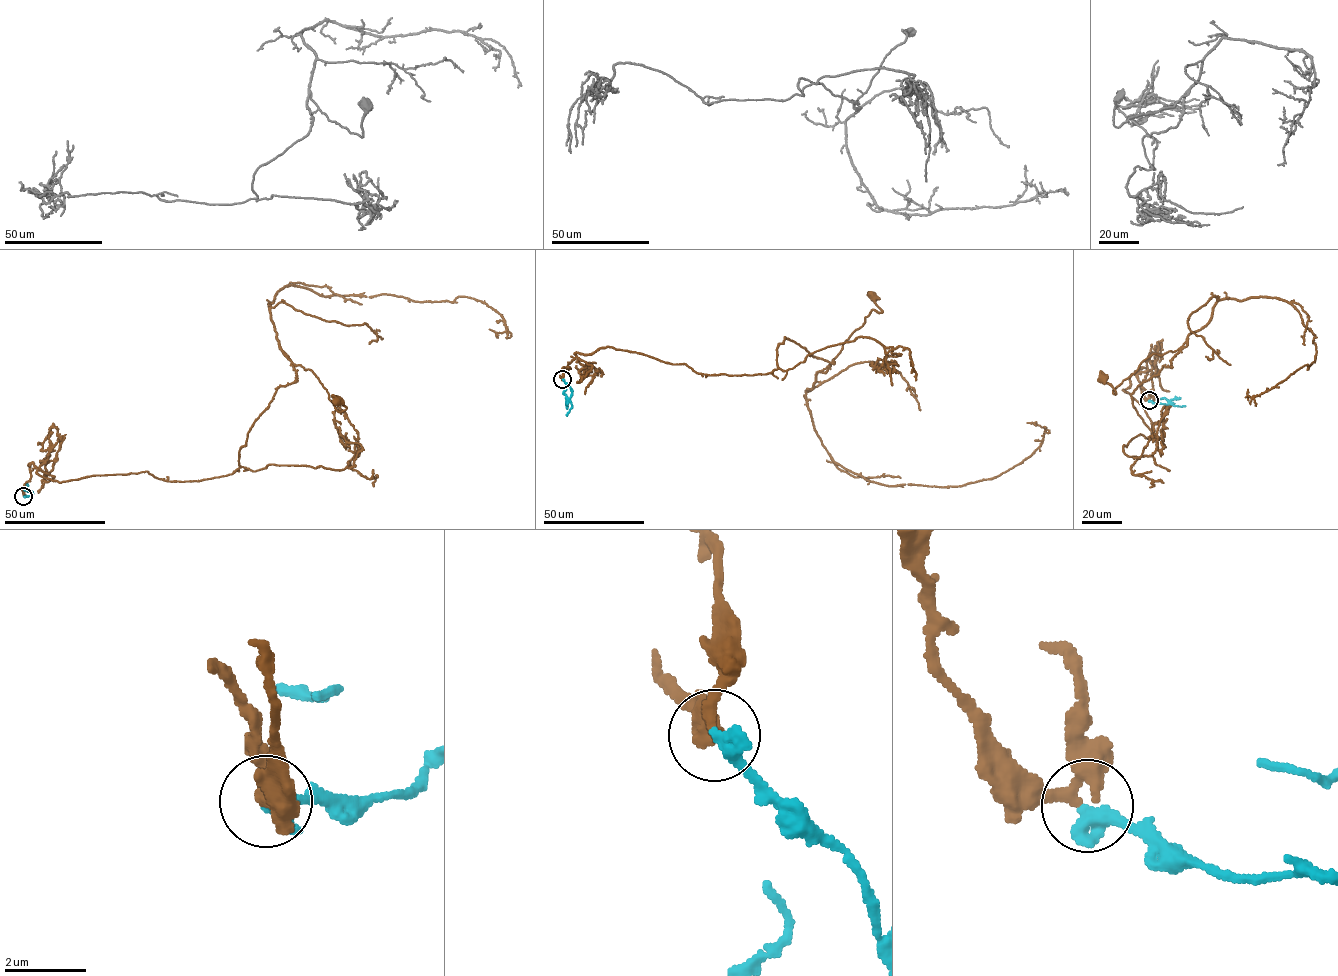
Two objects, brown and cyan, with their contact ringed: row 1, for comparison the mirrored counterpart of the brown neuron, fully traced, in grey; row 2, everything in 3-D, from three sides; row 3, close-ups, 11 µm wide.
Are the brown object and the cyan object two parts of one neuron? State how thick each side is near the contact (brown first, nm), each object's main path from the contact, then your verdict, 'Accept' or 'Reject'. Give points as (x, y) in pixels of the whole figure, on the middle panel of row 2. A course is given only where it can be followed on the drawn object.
Thickness 180 nm (brown) against 460 nm. Course of brown: (562, 379), (576, 352), (608, 346), (707, 375), (770, 373), (784, 337), (829, 367), (882, 311), (872, 295). Course of cyan: (562, 379), (571, 392), (572, 407), (566, 416). Accept

